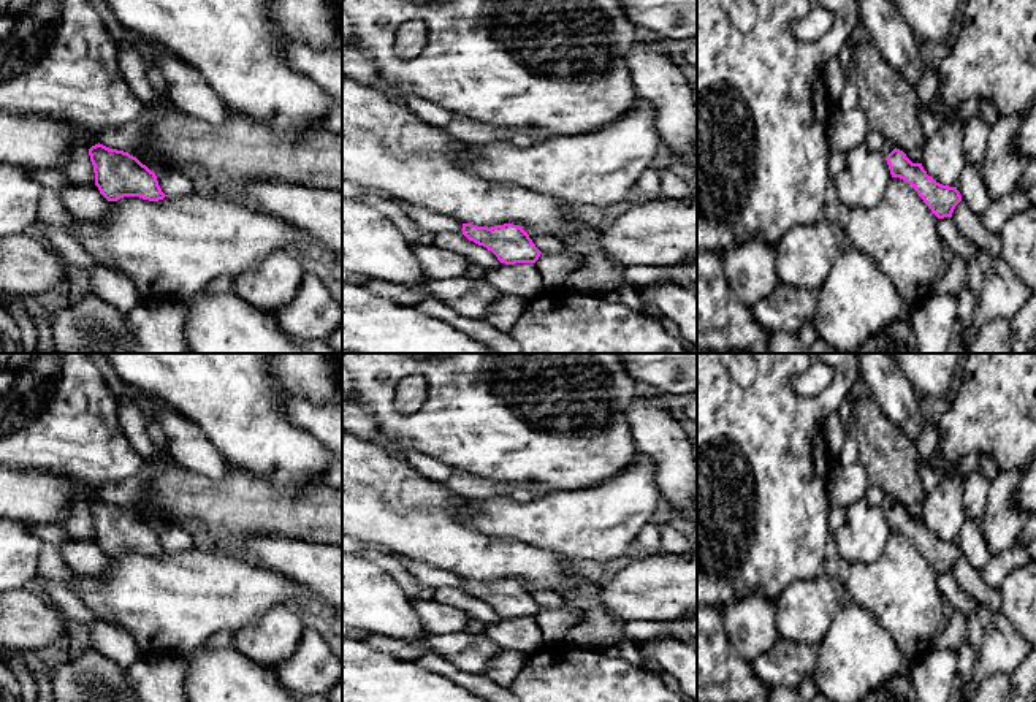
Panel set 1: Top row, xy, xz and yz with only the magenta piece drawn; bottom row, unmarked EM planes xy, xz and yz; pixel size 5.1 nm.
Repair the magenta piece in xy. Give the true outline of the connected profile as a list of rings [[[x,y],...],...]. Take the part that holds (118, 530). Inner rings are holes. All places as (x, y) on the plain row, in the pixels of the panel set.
[[[95,499],[89,504],[95,540],[108,556],[139,551],[149,556],[163,555],[157,531],[128,507]]]

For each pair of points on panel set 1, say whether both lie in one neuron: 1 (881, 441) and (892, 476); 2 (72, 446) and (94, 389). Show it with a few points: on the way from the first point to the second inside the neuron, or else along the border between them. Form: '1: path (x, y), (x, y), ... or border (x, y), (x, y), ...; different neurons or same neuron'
1: path (884, 449), (892, 468); same neuron
2: path (72, 431), (91, 411), (91, 403); same neuron

